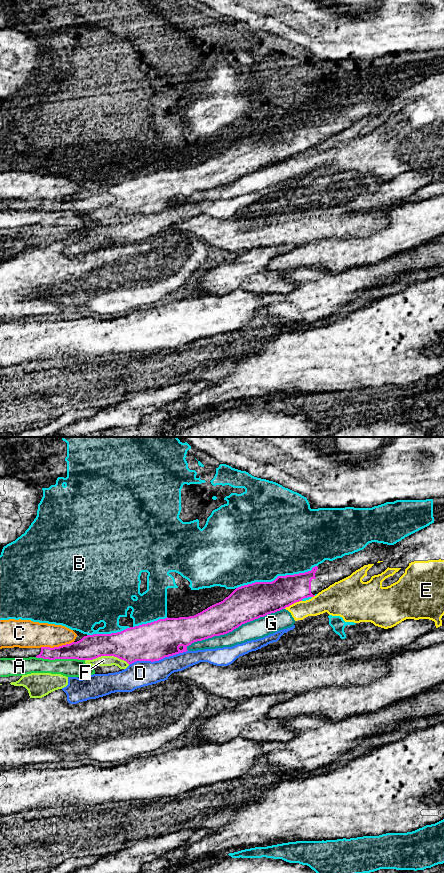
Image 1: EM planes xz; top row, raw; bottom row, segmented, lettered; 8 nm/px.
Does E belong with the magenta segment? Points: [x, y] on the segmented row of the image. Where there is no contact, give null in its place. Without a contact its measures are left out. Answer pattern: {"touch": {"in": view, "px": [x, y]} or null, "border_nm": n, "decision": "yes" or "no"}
{"touch": {"in": "xz", "px": [292, 603]}, "border_nm": 160, "decision": "no"}

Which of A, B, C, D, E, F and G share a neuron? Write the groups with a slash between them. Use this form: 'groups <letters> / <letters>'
groups A / B / C / D F / E G

